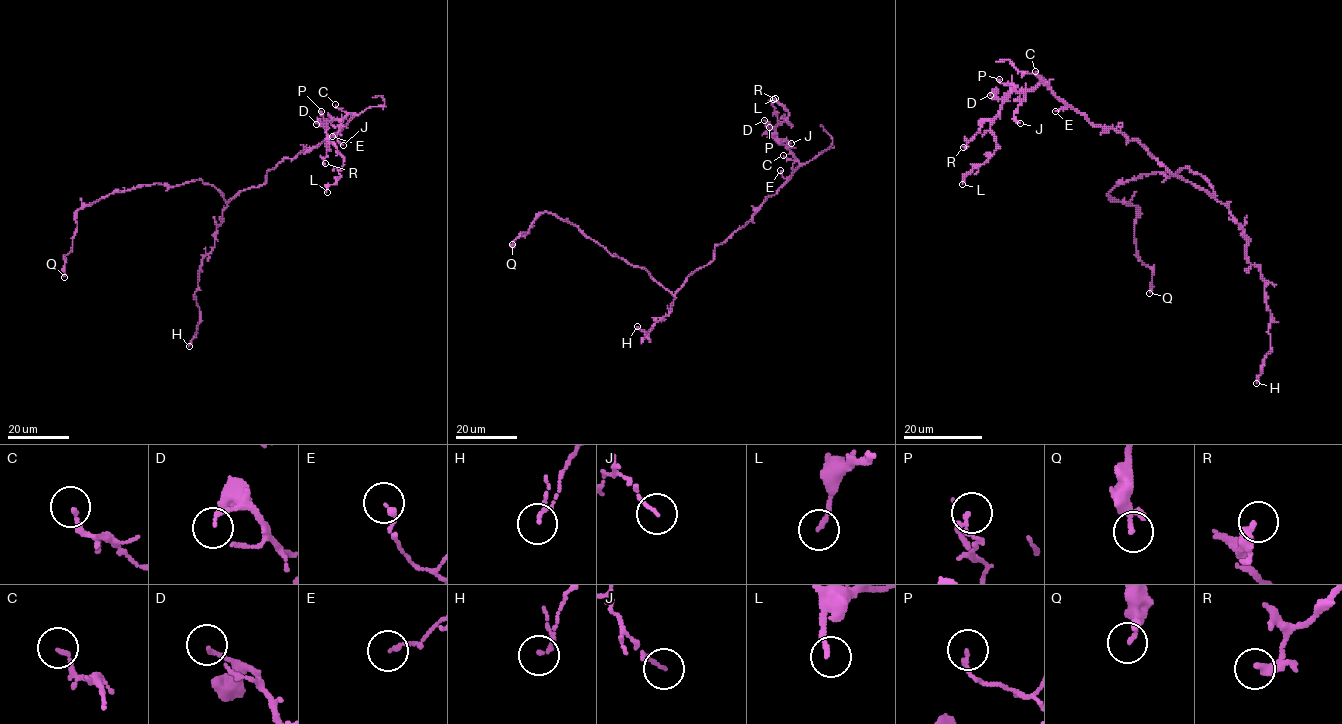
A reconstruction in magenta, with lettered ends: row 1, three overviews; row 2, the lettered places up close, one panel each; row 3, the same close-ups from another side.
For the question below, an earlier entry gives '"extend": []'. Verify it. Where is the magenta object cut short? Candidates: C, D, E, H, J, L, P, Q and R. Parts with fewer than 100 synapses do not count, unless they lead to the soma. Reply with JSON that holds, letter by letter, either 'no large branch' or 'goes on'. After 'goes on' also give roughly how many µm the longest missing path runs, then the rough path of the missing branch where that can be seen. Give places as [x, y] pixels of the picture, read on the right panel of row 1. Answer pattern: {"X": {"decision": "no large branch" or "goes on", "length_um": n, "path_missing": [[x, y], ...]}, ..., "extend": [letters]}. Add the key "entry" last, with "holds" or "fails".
{"C": {"decision": "no large branch"}, "D": {"decision": "no large branch"}, "E": {"decision": "no large branch"}, "H": {"decision": "no large branch"}, "J": {"decision": "no large branch"}, "L": {"decision": "no large branch"}, "P": {"decision": "no large branch"}, "Q": {"decision": "no large branch"}, "R": {"decision": "no large branch"}, "extend": [], "entry": "holds"}

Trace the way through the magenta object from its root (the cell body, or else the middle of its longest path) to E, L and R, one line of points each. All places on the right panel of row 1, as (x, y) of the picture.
E: (1184, 179), (1152, 158), (1137, 140), (1129, 140), (1110, 127), (1094, 126), (1068, 105), (1055, 111)
L: (1184, 179), (1137, 140), (1094, 126), (1039, 83), (1012, 92), (1002, 101), (990, 127), (997, 148), (962, 184)
R: (1184, 179), (1137, 140), (1094, 126), (1045, 83), (1012, 92), (999, 113), (986, 119), (963, 147)

